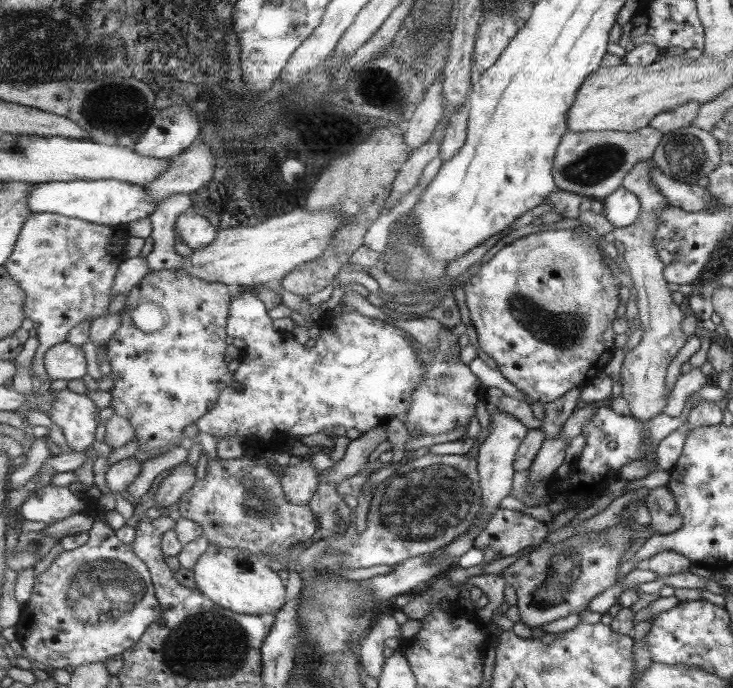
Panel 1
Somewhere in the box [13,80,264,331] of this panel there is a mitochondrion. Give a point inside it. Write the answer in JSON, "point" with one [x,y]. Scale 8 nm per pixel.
{"point":[104,121]}

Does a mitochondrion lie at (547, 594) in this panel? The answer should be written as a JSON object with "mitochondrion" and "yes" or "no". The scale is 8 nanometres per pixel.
{"mitochondrion":"yes"}

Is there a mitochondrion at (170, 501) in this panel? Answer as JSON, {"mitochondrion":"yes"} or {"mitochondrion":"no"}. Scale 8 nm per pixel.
{"mitochondrion":"no"}

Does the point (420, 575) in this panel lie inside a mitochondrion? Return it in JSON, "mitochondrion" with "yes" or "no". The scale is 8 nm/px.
{"mitochondrion":"no"}

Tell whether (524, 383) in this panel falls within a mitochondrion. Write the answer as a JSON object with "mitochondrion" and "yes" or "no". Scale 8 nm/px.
{"mitochondrion":"no"}

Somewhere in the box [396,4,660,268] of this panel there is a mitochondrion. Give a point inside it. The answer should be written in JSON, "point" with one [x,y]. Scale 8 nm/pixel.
{"point":[593,165]}

